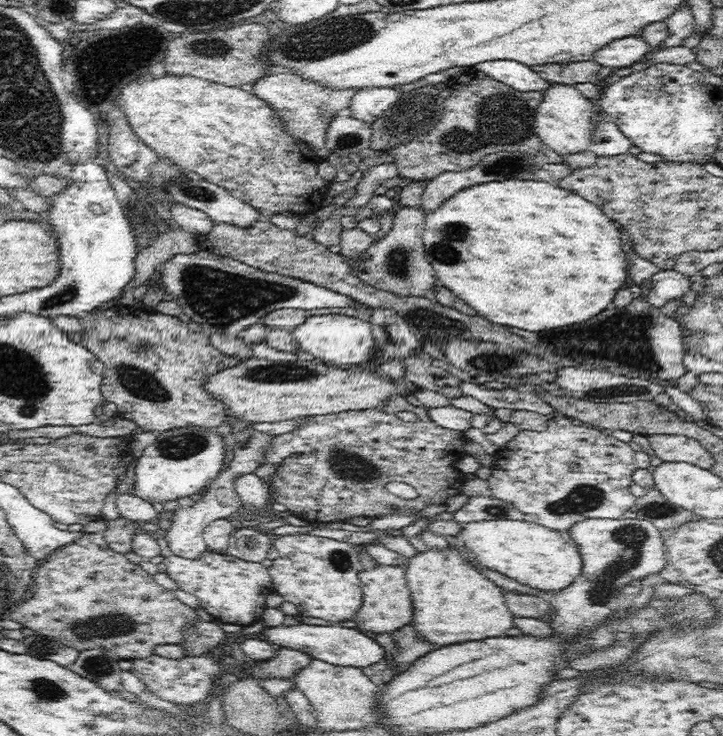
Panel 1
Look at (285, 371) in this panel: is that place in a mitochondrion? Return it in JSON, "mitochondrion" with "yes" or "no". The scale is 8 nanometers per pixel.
{"mitochondrion":"yes"}

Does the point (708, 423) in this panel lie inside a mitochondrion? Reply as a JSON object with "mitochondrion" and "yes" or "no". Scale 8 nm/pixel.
{"mitochondrion":"no"}

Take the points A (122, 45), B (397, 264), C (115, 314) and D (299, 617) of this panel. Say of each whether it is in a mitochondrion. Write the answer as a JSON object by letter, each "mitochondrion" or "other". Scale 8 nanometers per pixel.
{"A":"other","B":"mitochondrion","C":"other","D":"other"}

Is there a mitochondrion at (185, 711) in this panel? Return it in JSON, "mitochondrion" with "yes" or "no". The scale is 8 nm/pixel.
{"mitochondrion":"no"}

